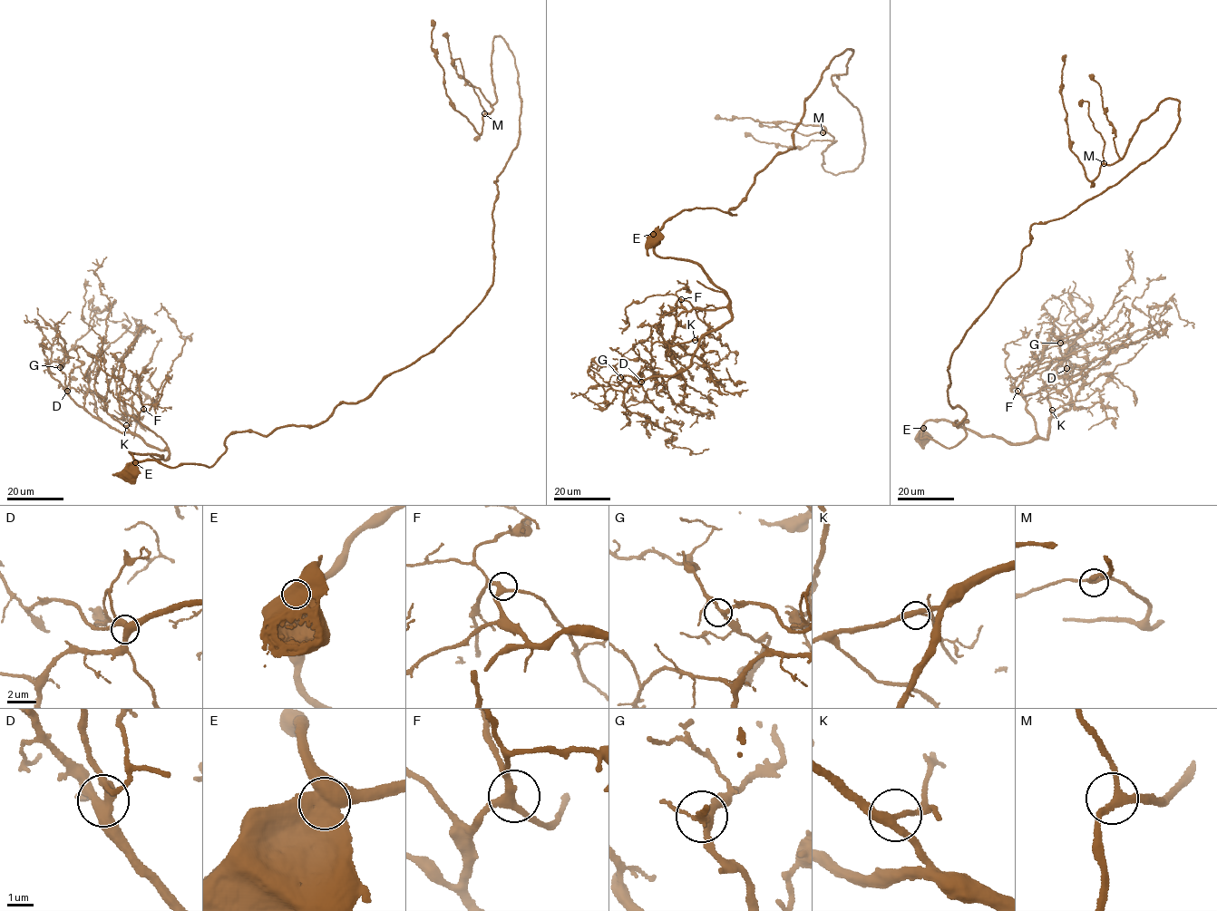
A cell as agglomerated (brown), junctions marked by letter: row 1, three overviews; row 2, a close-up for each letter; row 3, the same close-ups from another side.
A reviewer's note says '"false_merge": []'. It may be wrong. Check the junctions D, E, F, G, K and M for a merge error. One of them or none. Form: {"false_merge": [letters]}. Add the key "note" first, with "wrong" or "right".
{"note": "right", "false_merge": []}

